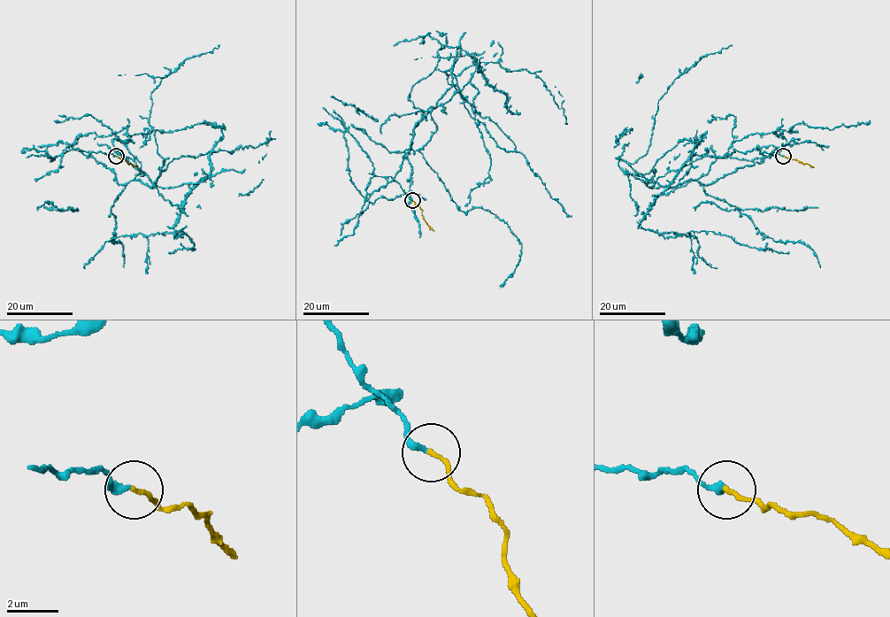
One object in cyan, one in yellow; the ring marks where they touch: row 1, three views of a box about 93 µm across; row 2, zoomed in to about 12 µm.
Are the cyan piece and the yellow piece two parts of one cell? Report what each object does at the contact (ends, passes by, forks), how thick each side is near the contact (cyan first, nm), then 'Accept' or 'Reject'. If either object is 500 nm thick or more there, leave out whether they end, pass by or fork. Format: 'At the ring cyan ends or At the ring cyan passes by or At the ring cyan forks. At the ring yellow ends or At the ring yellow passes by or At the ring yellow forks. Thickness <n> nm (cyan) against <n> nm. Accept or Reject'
At the ring cyan ends. At the ring yellow ends. Thickness 260 nm (cyan) against 180 nm. Accept

